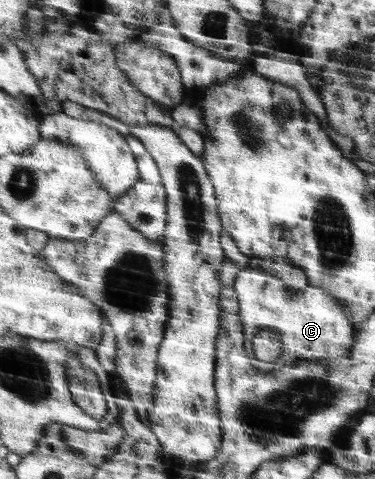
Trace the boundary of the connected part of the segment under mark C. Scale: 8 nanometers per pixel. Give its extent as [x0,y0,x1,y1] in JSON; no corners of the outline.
[234,267,355,371]

